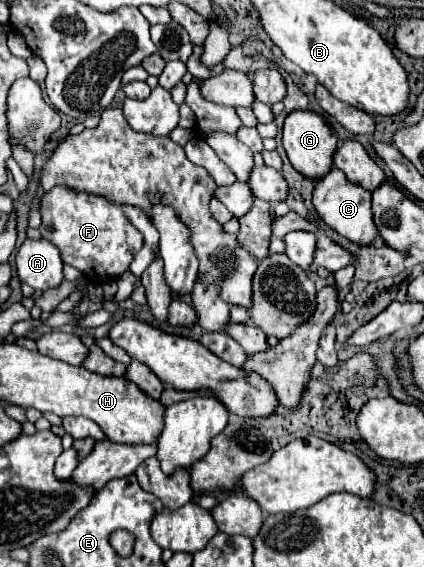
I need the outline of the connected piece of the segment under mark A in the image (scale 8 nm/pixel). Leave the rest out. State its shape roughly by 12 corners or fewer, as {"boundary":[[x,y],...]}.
{"boundary":[[25,239],[17,275],[35,291],[59,287],[63,261],[47,239]]}

